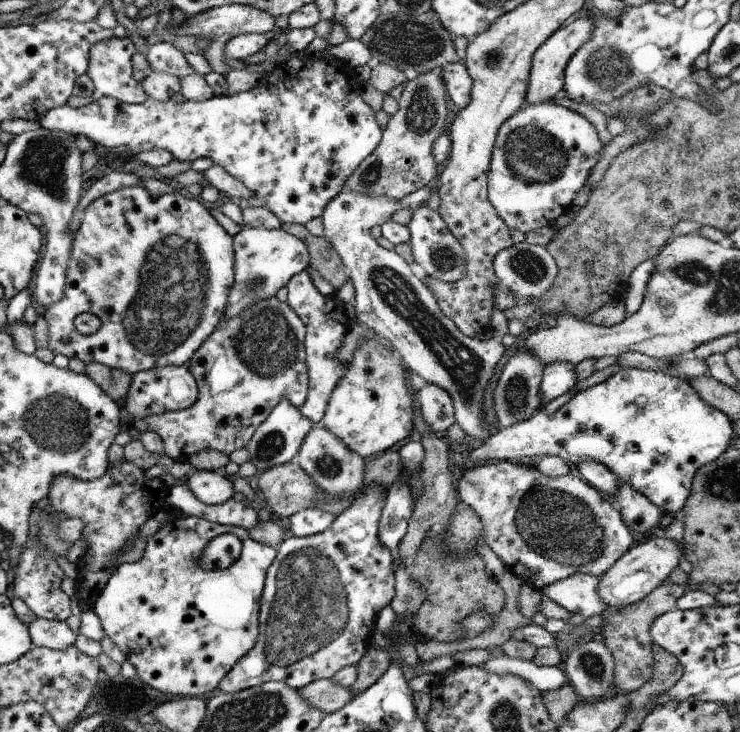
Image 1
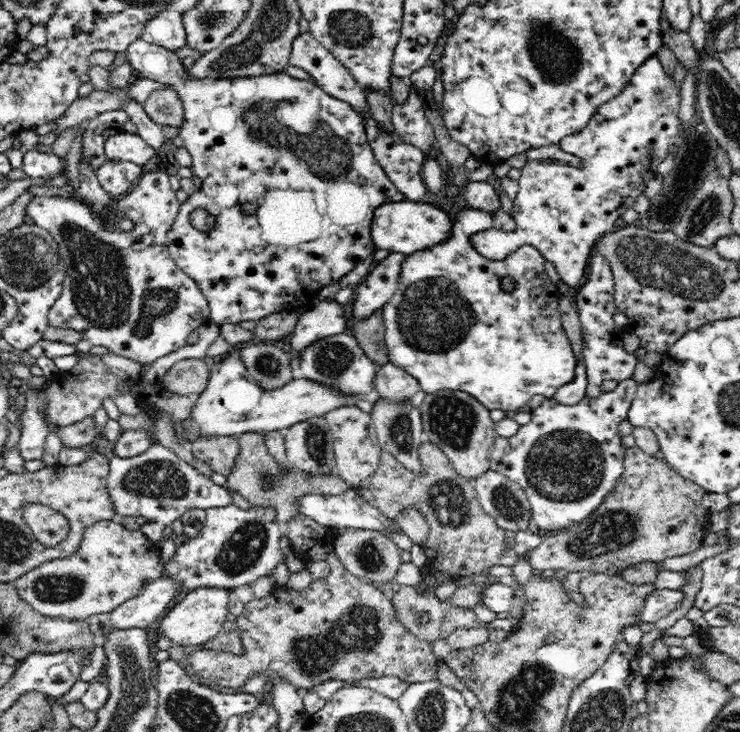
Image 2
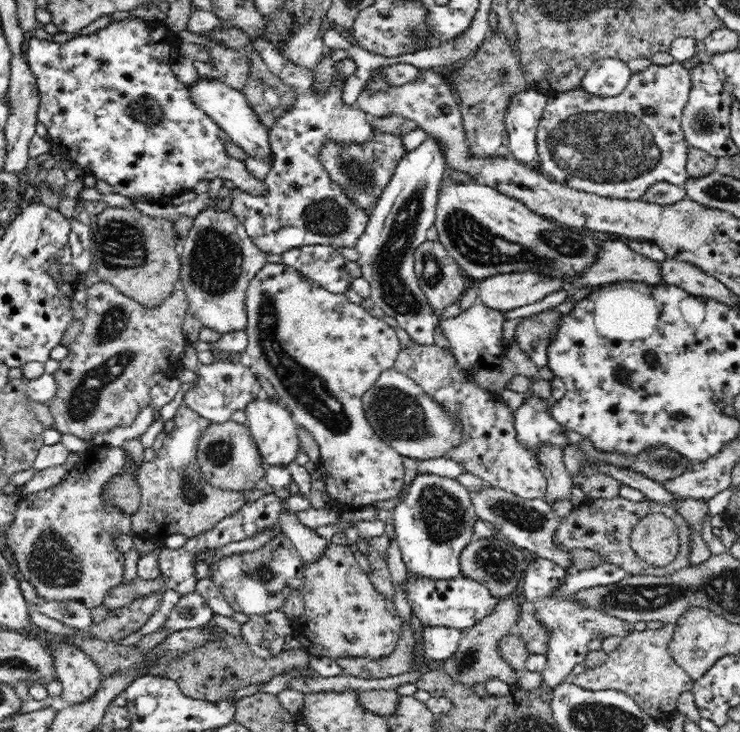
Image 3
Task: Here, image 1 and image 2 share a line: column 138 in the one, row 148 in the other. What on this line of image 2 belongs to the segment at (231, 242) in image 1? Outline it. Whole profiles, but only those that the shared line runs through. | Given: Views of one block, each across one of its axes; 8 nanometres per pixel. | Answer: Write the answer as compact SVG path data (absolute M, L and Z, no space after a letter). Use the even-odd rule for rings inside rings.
M142 37L137 38L128 49L125 50L126 61L130 65L142 74L143 77L150 79L151 81L158 82L160 85L168 86L169 89L175 91L178 94L179 101L183 103L183 122L179 124L178 133L180 138L184 140L183 147L192 155L191 170L194 175L199 176L202 179L202 185L199 191L192 193L186 202L181 204L181 210L178 214L174 224L167 234L167 246L169 248L169 255L173 258L173 261L177 264L180 270L183 270L190 278L193 278L197 285L204 291L205 297L208 298L209 307L211 311L211 321L216 324L240 324L244 320L262 320L270 314L276 314L278 312L286 311L287 313L296 313L296 311L303 306L310 306L310 301L316 297L319 291L327 284L339 281L342 276L346 276L348 272L354 270L355 266L358 266L360 262L366 260L370 254L374 253L376 248L373 243L372 237L372 225L376 214L376 210L380 209L384 205L394 205L398 202L406 202L405 195L398 192L396 185L388 178L388 175L384 172L384 169L380 166L377 158L374 155L372 147L368 143L368 137L366 137L366 118L363 112L359 112L357 108L354 108L353 104L348 104L345 100L340 100L335 96L328 94L321 87L318 87L316 83L308 80L297 80L288 76L282 71L270 74L259 75L258 77L241 77L236 79L198 79L195 76L190 76L189 70L182 64L181 58L179 58L174 51L168 50L162 46L158 46L145 40ZM274 188L292 188L292 190L312 190L314 192L314 198L316 198L316 204L322 204L326 202L326 214L322 214L324 218L324 238L316 240L316 242L306 242L306 244L299 243L300 246L292 246L292 248L284 248L284 246L274 246L274 244L266 244L260 236L260 232L254 232L254 226L250 226L250 218L254 216L236 216L236 212L245 203L256 202L258 198L264 196L264 192L268 190L274 190ZM196 209L204 209L216 217L216 225L207 232L199 231L191 226L190 213Z

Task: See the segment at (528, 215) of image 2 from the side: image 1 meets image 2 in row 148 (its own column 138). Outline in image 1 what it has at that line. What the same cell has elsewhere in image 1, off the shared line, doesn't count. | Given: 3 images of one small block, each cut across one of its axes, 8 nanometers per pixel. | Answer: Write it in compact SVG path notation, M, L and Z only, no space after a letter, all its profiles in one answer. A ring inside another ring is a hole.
M180 515L171 517L167 520L156 534L152 534L147 539L145 552L138 562L128 562L127 564L120 564L111 572L111 580L108 582L106 588L96 598L93 605L95 614L102 620L103 630L106 636L118 646L126 656L126 659L136 668L137 677L140 682L144 682L153 690L162 692L164 694L171 694L172 696L183 697L197 697L204 696L204 694L212 693L219 684L234 667L258 644L259 641L259 613L262 605L263 590L266 588L267 571L275 563L278 557L278 551L270 546L259 544L250 538L250 534L243 527L236 527L231 525L222 525L219 523L210 522L204 518L193 517L188 515ZM222 534L234 534L241 542L241 554L234 564L228 566L226 569L219 570L204 570L199 566L200 554L210 545L212 538L219 537Z

